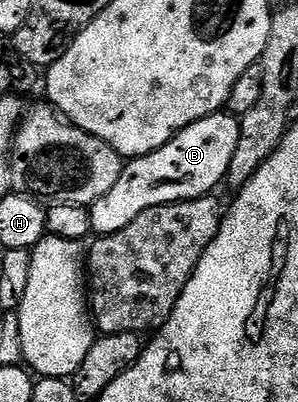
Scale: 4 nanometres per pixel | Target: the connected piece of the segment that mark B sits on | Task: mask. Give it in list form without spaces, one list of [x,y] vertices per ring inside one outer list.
[[[223,110],[192,122],[167,144],[160,146],[160,150],[147,156],[133,157],[123,167],[116,186],[112,186],[104,198],[89,205],[93,231],[98,236],[116,234],[116,230],[124,230],[132,218],[144,214],[144,210],[152,206],[211,195],[214,187],[225,181],[228,166],[232,166],[232,154],[236,154],[239,142],[239,117]]]

